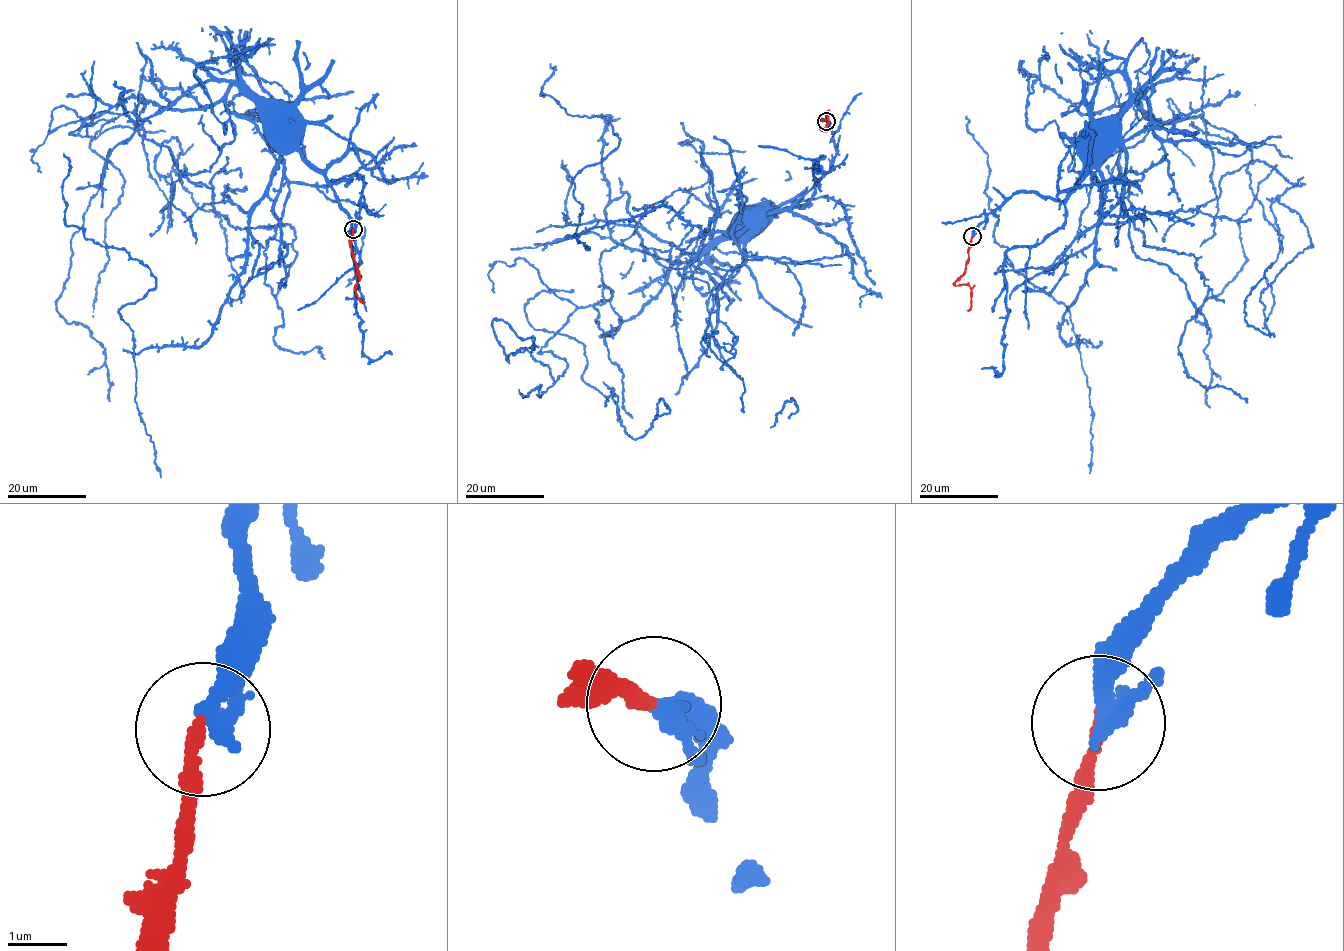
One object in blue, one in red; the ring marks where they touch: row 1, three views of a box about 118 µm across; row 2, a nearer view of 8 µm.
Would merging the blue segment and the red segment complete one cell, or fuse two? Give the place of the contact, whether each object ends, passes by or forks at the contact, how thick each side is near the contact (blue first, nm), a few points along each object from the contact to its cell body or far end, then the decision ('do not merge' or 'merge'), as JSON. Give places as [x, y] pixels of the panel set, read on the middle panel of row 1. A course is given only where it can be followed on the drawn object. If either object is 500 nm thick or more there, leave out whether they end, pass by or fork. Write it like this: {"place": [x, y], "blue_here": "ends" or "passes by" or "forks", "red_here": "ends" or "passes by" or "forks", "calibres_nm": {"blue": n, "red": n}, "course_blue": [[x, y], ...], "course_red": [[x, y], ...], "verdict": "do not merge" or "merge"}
{"place": [826, 121], "blue_here": "passes by", "red_here": "ends", "calibres_nm": {"blue": 240, "red": 220}, "course_blue": [[826, 121], [788, 208], [681, 269], [638, 233], [600, 256], [617, 418], [654, 418]], "course_red": [[826, 121], [821, 120], [827, 111], [828, 123], [820, 130], [829, 128]], "verdict": "merge"}

